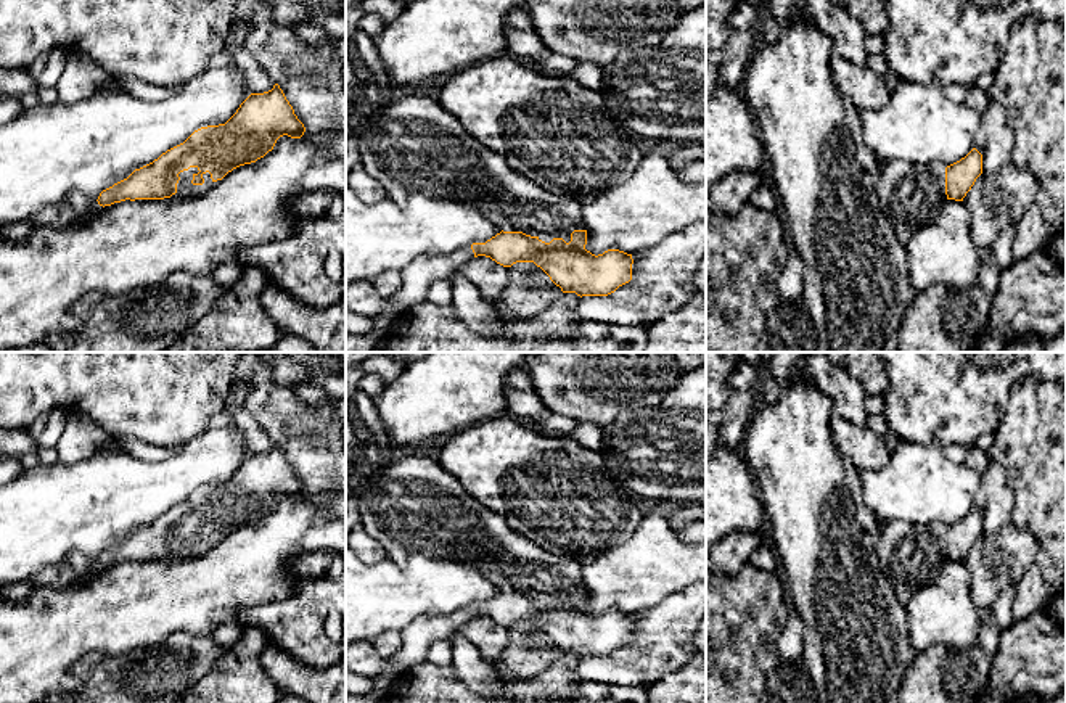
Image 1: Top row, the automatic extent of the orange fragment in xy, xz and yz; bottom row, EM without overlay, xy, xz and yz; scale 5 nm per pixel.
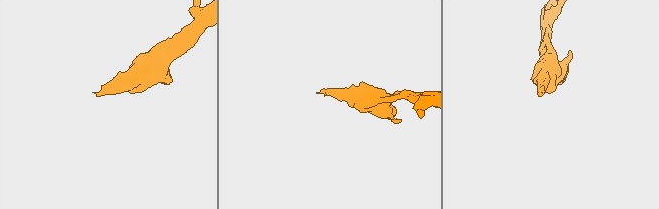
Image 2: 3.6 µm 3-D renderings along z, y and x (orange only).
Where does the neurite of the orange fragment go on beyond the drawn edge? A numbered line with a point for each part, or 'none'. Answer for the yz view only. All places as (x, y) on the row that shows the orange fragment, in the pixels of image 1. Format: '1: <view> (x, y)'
1: yz (910, 195)

